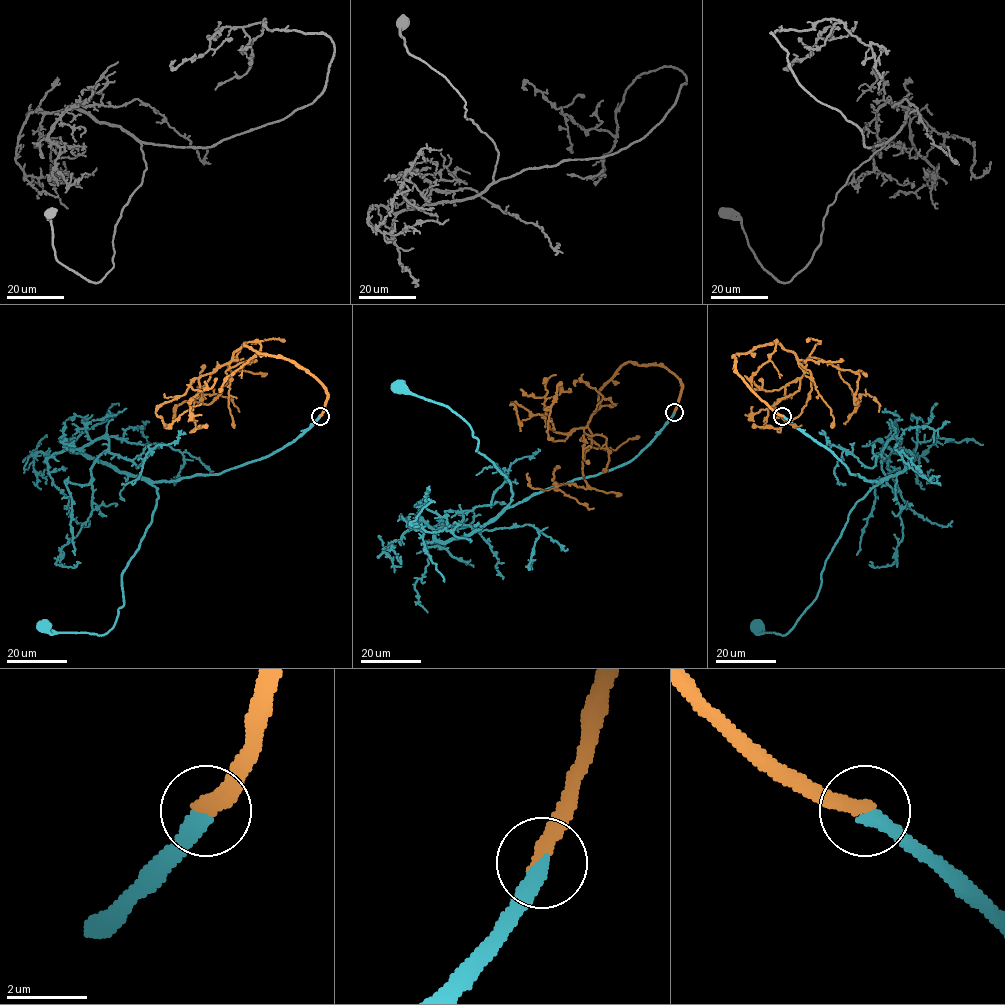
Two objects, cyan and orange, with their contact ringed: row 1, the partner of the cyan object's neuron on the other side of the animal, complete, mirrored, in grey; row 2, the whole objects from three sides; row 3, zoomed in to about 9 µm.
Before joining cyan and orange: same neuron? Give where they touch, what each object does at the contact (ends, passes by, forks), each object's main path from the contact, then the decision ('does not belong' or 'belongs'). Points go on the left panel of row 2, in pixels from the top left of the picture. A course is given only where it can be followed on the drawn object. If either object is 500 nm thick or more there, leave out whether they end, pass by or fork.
place (320, 416); cyan ends; orange ends; course cyan (320, 416), (271, 455), (150, 483), (156, 505), (122, 576), (113, 627), (97, 635), (45, 626); course orange (320, 415), (327, 390), (293, 363), (244, 343), (223, 391), (211, 403), (202, 398), (226, 397), (239, 412); belongs

